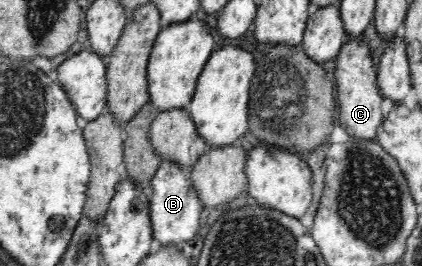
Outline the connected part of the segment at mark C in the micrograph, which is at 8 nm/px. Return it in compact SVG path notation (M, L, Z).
M345 37L341 51L336 57L336 70L334 76L337 84L337 99L339 100L339 119L342 131L351 138L367 142L377 142L380 125L384 122L381 112L383 97L379 94L377 86L377 73L373 67L373 59L367 43L363 38Z

